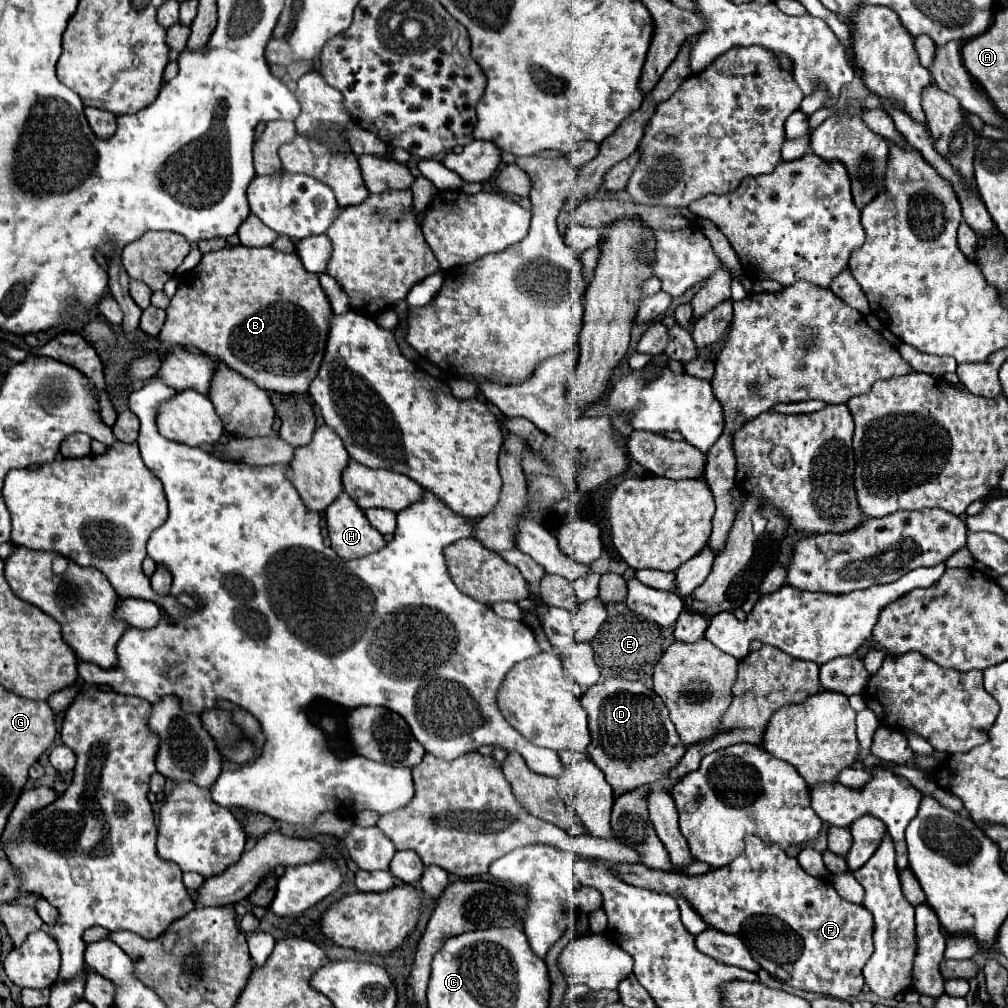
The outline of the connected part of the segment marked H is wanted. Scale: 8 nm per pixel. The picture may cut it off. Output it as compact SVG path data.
M345 492L325 510L325 522L331 548L345 560L369 556L387 544Z

